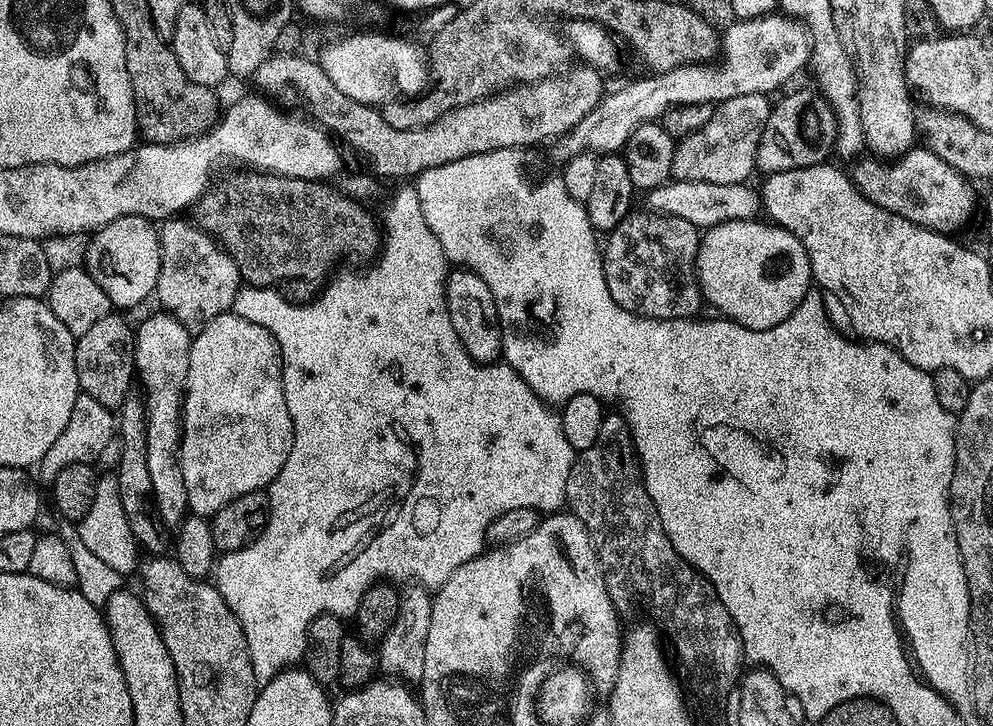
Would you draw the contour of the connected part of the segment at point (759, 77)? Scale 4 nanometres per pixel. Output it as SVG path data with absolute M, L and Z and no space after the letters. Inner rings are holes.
M785 14L759 16L757 20L736 20L722 32L722 59L719 63L685 64L683 68L666 73L644 74L639 77L641 80L632 80L617 92L609 91L600 104L572 129L571 139L584 142L590 142L596 136L625 136L629 139L634 130L643 124L659 121L680 104L706 102L717 106L726 99L744 94L768 96L776 92L772 84L777 84L779 89L788 84L784 79L788 72L799 77L803 68L809 67L814 53L812 37L810 30L802 30L799 19L786 22Z

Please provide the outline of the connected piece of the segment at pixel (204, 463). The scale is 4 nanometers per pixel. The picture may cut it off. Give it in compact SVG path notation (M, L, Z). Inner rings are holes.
M231 310L223 312L222 315L210 322L206 322L192 337L188 386L184 389L184 415L180 433L180 465L182 466L182 482L186 482L189 513L193 516L211 518L216 515L216 512L222 510L224 506L234 502L234 498L242 498L242 494L267 489L272 479L278 474L278 470L282 470L282 466L292 449L293 438L292 419L284 397L284 369L280 358L280 348L276 344L276 339L272 337L272 332L258 326L258 322L250 322L246 318L237 316Z

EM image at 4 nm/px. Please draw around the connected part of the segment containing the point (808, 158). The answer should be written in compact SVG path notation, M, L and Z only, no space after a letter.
M804 88L801 92L792 92L780 101L776 100L771 109L756 151L756 168L771 174L825 163L838 146L839 128L836 110L819 91Z

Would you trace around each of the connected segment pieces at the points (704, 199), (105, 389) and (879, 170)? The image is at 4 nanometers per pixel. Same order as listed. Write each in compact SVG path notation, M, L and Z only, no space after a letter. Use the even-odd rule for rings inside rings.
M671 179L668 183L651 189L647 193L647 207L653 213L662 216L673 216L674 218L686 218L686 222L690 222L696 228L707 230L725 224L726 222L734 222L735 220L755 220L761 215L762 201L760 193L754 187L751 188L751 183L745 182L742 184L723 184L722 182L702 182L701 180L678 180Z
M109 314L94 322L94 326L90 326L90 330L86 330L86 334L79 336L76 342L76 369L81 393L113 410L122 407L133 391L136 370L136 334L133 325L128 325L116 315L120 314Z
M913 146L899 158L880 159L868 156L858 161L850 168L850 175L857 190L870 198L870 202L882 206L882 210L890 210L918 226L945 234L955 233L955 228L962 227L971 218L976 204L973 185L926 146Z

